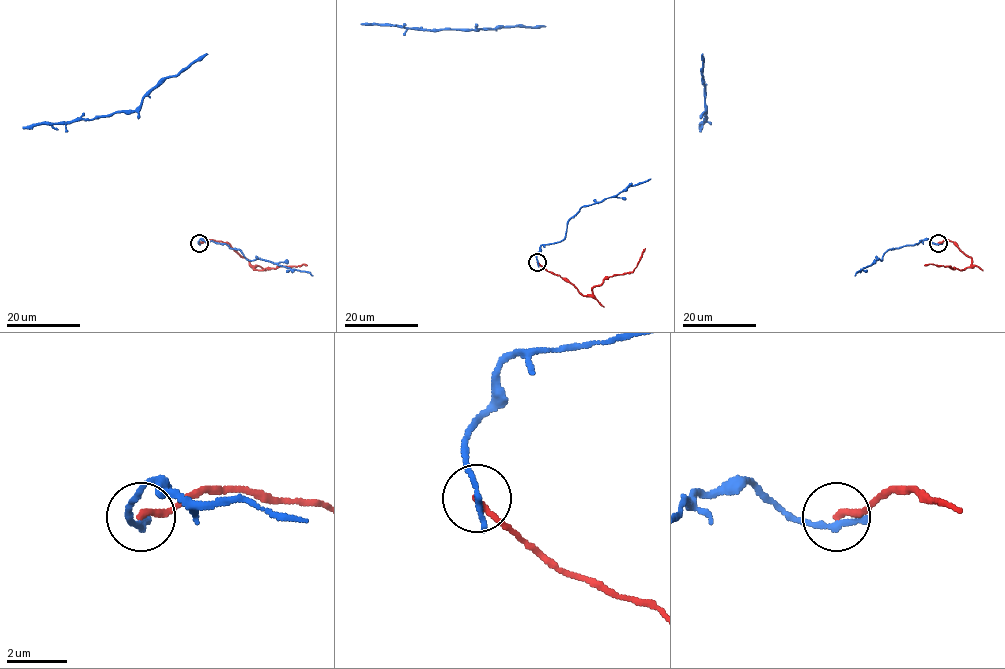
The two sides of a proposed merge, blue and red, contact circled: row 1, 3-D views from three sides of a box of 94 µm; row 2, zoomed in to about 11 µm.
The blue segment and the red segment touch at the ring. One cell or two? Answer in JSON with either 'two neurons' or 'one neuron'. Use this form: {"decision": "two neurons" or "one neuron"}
{"decision": "two neurons"}

